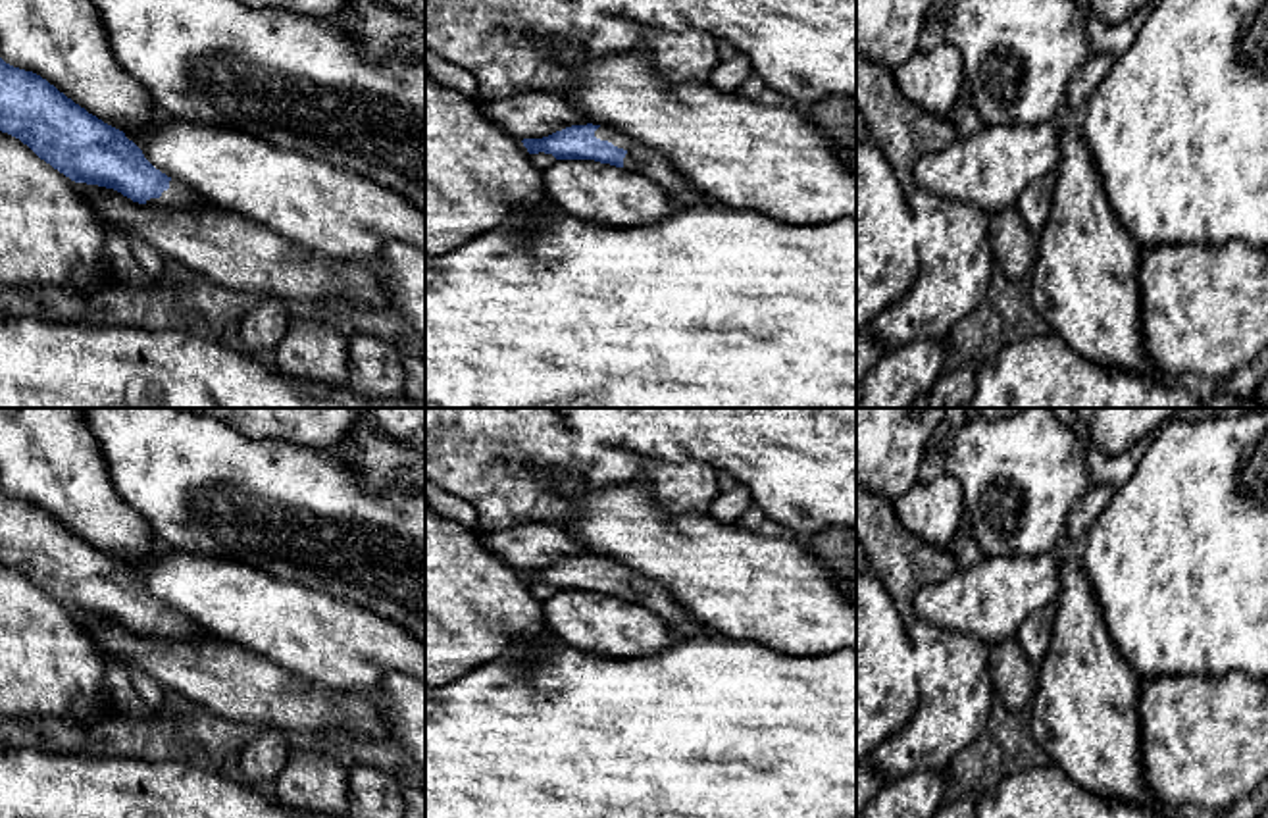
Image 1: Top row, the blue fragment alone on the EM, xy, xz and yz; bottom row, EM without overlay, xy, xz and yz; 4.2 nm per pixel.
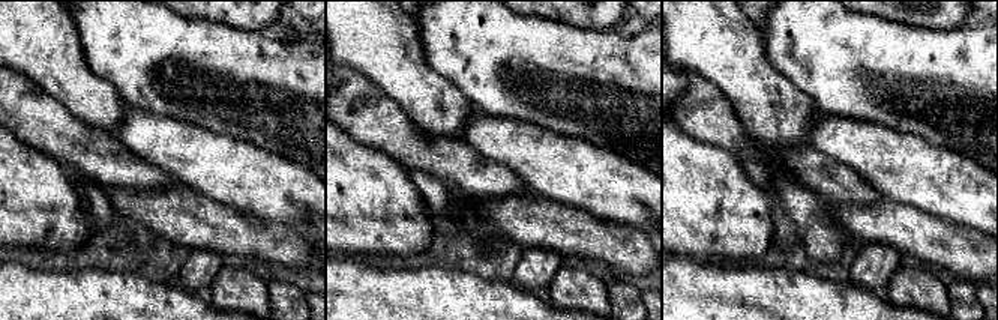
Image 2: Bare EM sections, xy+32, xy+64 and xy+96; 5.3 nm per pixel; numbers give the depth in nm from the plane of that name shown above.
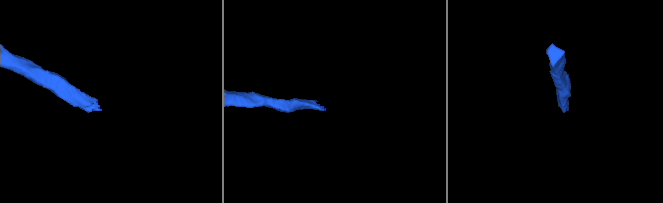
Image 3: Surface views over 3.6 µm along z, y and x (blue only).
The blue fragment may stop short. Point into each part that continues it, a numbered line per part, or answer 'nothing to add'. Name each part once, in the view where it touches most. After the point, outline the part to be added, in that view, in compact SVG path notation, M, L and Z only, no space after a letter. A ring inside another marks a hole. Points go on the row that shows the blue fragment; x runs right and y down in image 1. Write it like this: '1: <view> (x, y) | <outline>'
1: xz (645, 160) | M598 127L595 137L608 141L627 154L623 167L631 173L639 173L660 185L672 200L683 208L698 202L714 202L704 191L695 189L658 150L652 146L635 142L610 127Z

